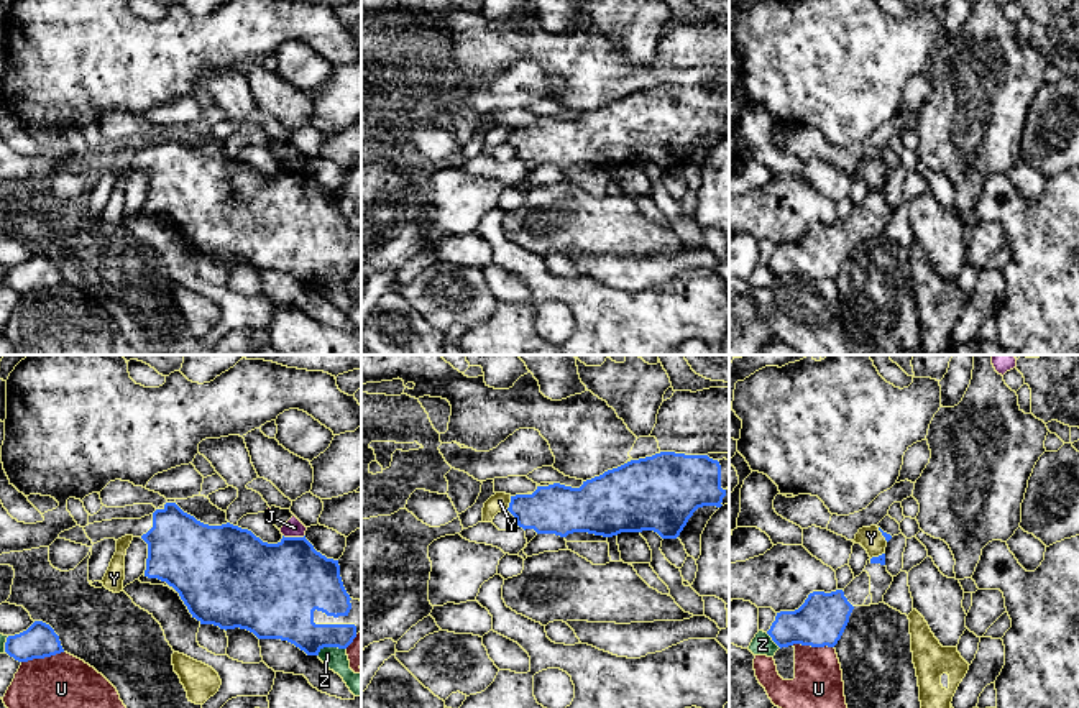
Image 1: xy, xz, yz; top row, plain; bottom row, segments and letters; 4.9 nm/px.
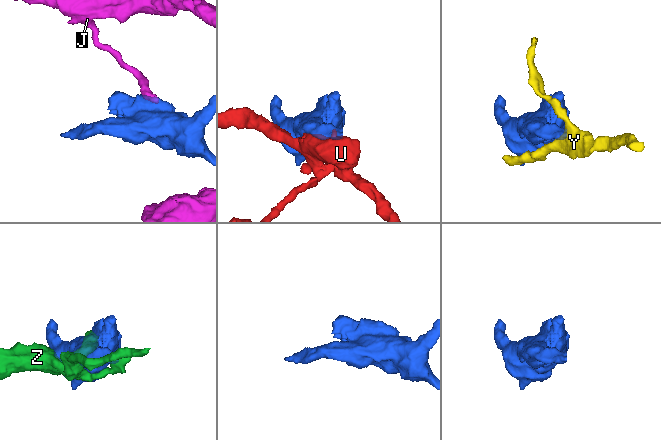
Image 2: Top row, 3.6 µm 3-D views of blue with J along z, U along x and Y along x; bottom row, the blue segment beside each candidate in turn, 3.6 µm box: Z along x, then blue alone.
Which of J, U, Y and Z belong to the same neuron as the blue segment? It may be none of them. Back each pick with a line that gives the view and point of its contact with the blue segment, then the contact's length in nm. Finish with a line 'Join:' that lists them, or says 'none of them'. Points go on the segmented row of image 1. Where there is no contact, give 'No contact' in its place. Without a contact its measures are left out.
Join: none of them

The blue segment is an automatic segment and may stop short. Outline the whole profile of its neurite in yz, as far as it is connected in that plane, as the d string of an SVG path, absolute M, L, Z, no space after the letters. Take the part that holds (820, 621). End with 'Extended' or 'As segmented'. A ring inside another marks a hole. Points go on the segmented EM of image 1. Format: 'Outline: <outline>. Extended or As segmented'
Outline: M843 590L813 591L798 609L777 613L767 634L780 649L793 644L834 647L852 609Z. As segmented

